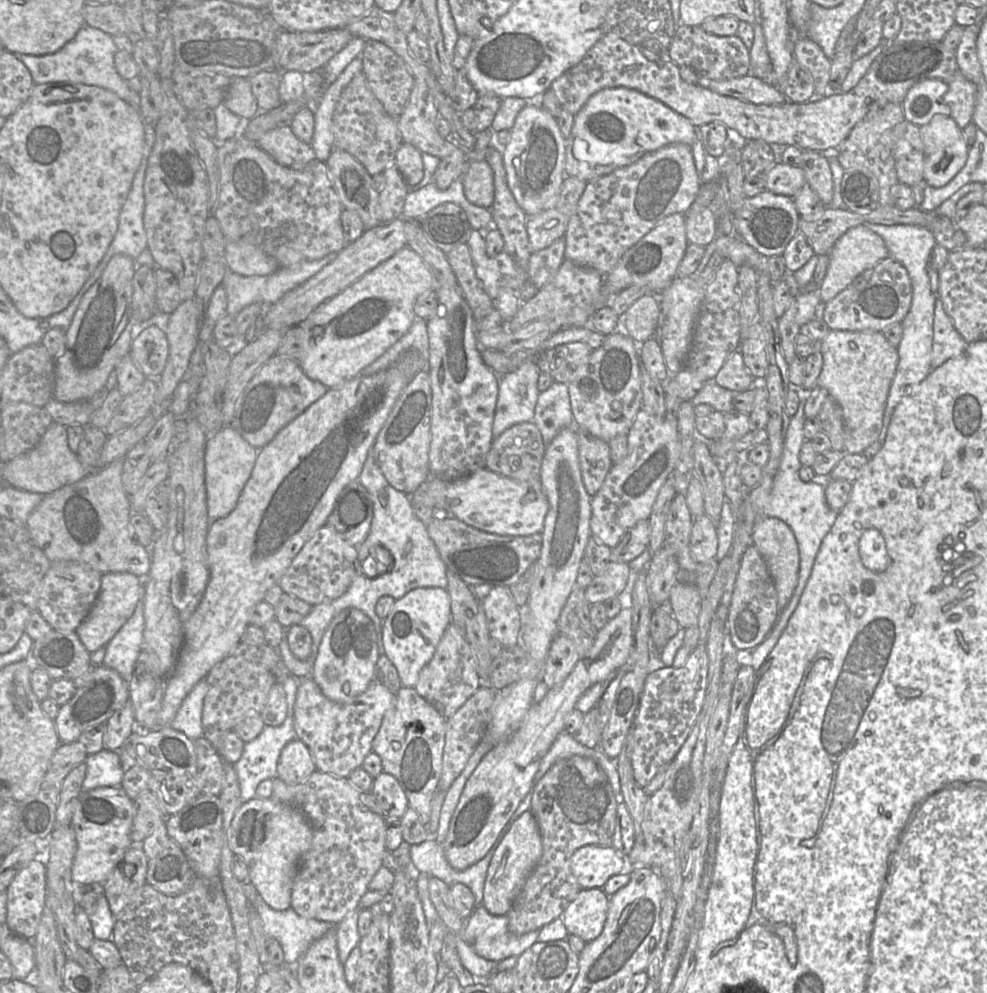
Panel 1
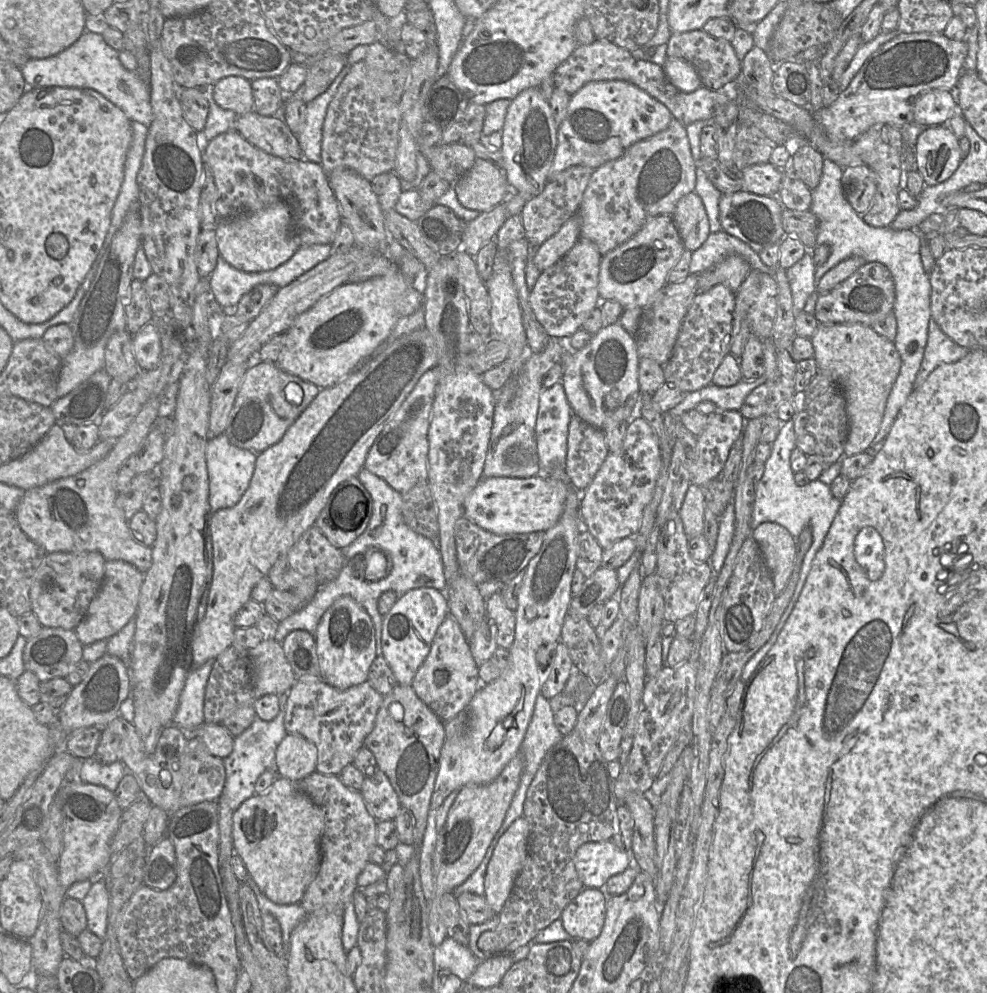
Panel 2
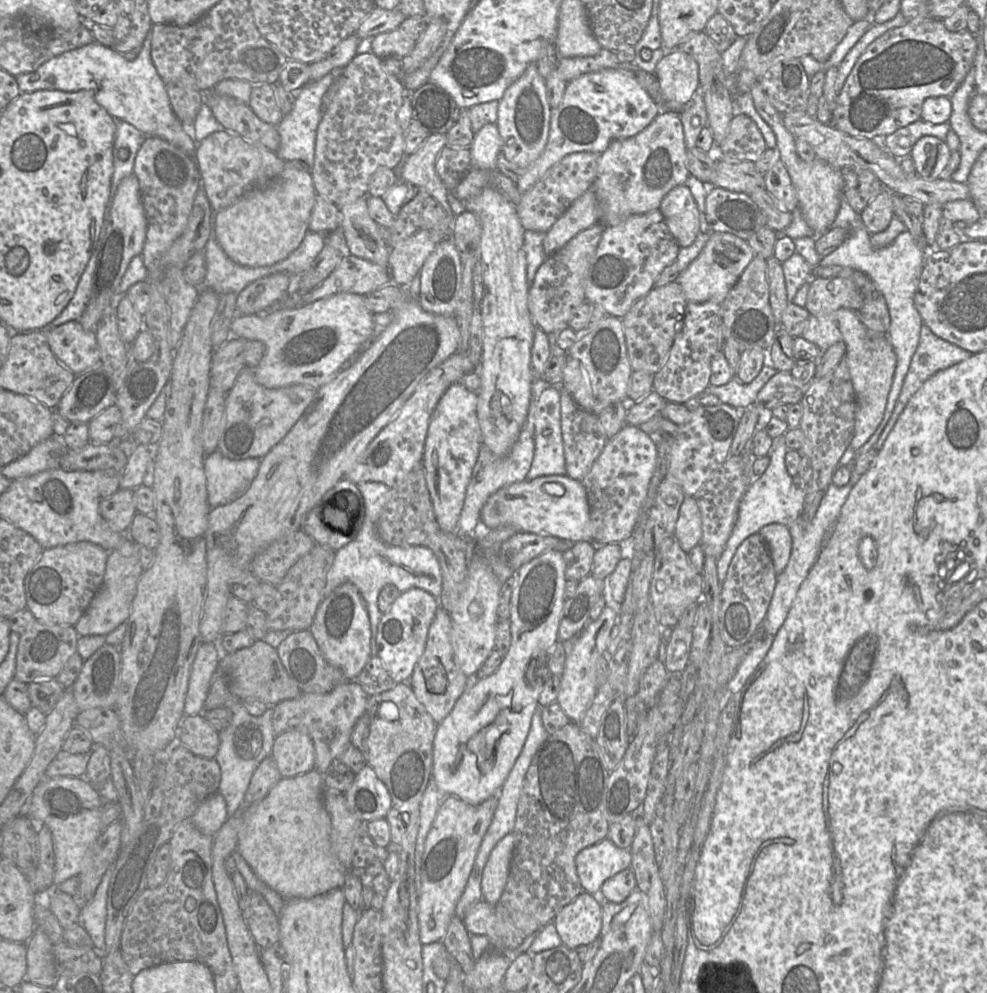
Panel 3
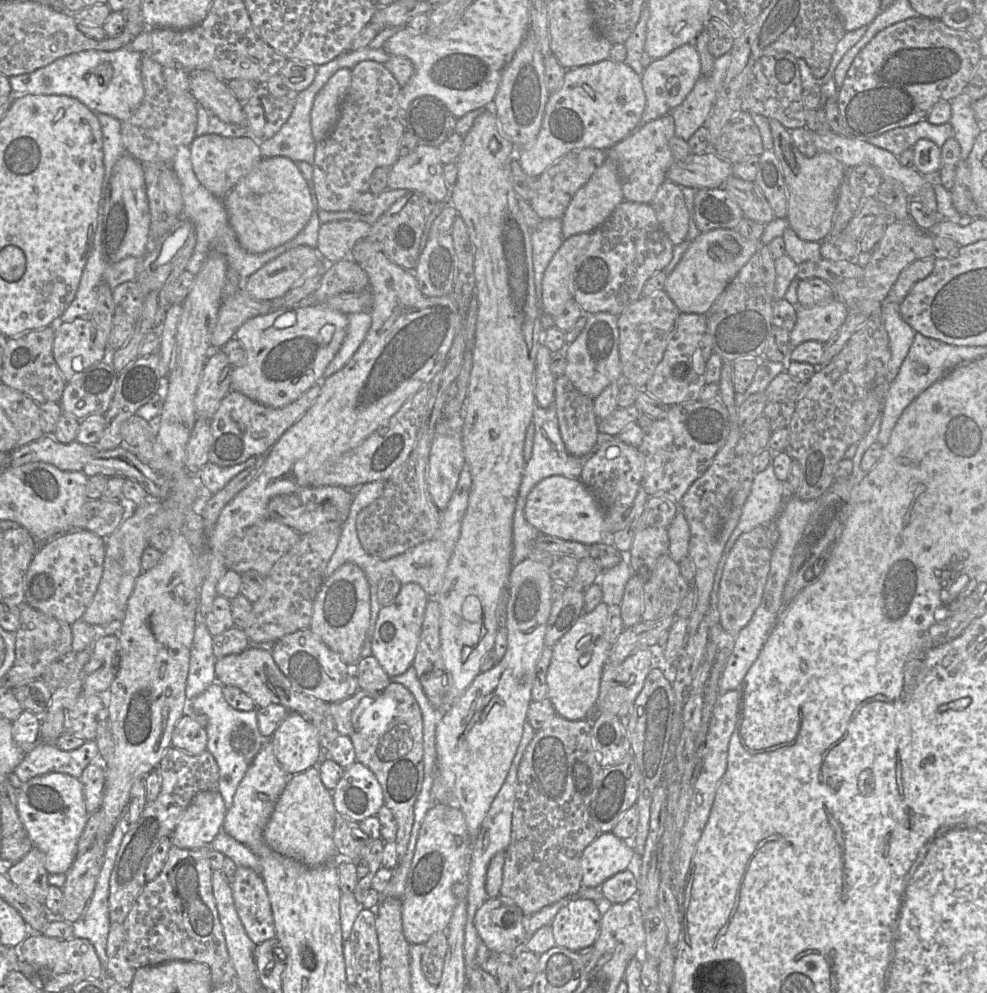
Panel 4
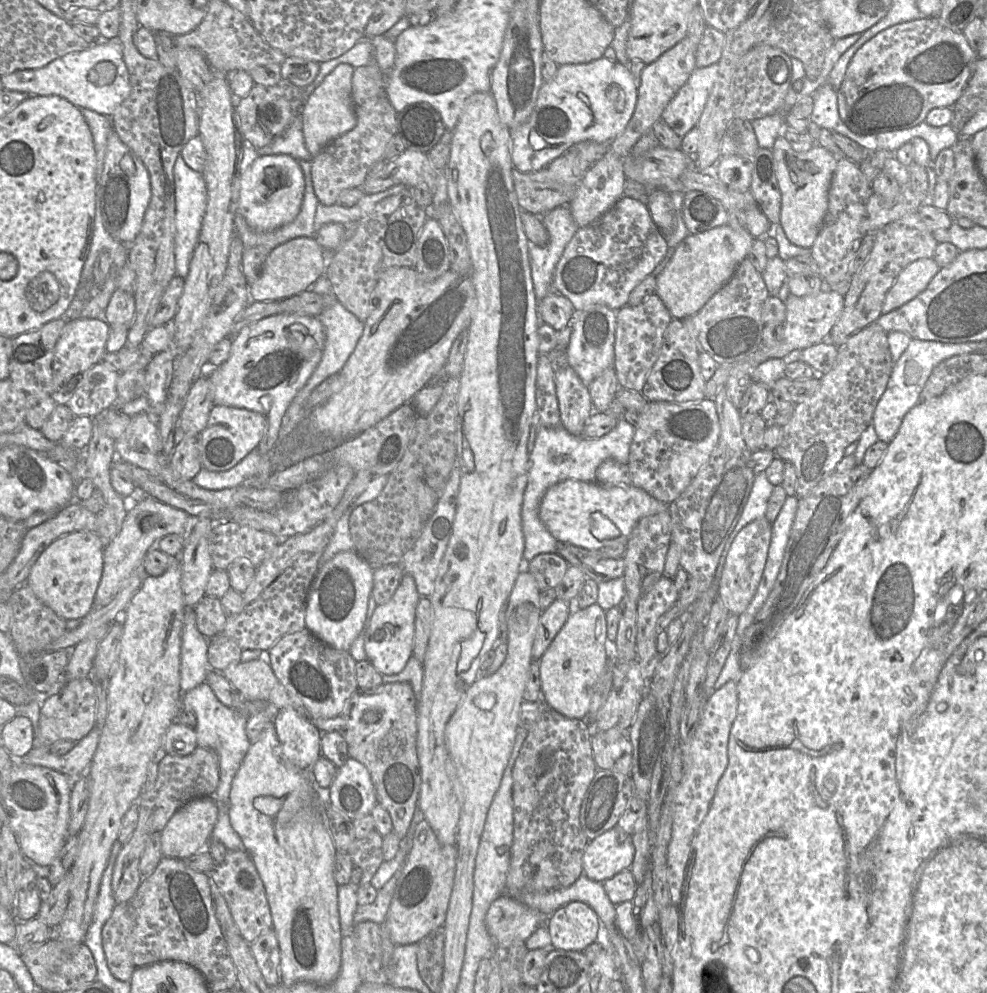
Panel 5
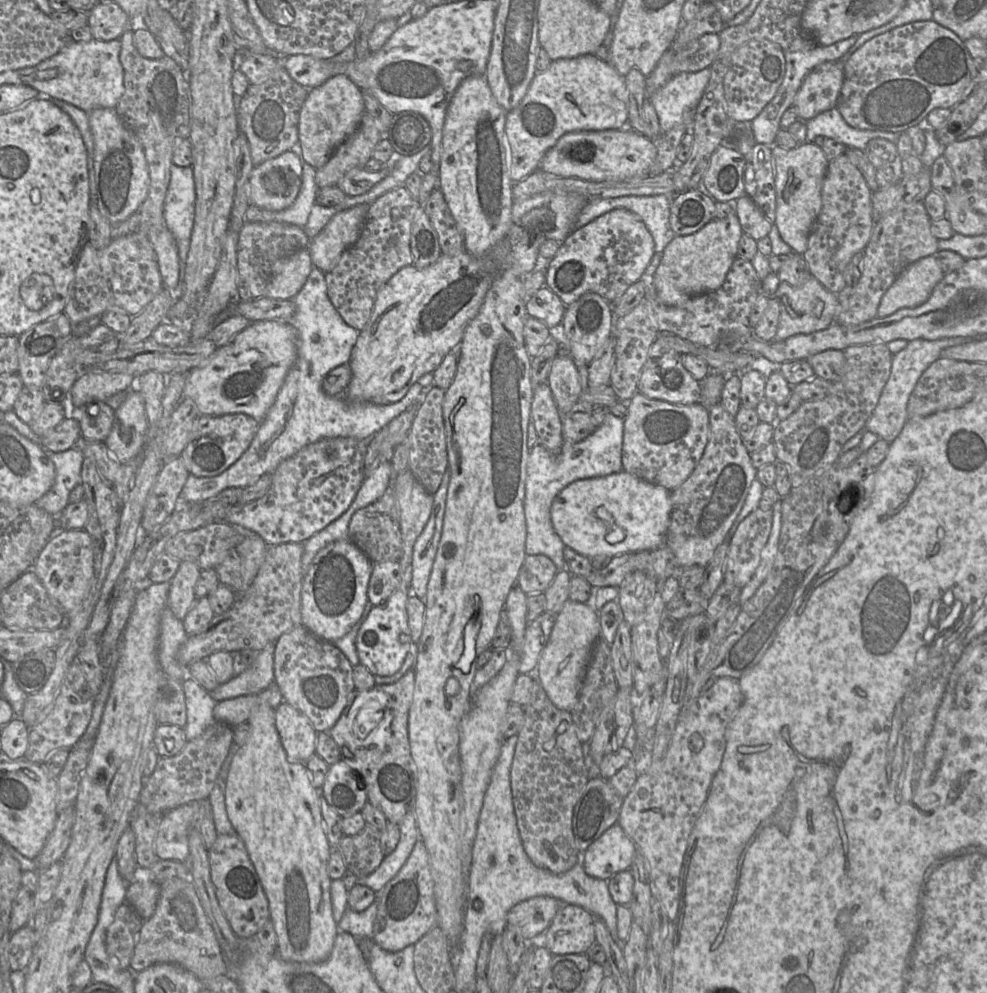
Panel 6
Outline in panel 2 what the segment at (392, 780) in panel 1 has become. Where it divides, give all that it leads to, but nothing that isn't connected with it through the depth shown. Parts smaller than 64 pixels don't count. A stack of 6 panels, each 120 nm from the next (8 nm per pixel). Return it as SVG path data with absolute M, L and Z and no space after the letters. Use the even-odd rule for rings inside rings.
M376 766L371 775L366 775L360 789L368 813L377 821L394 820L400 810L398 796L386 774Z

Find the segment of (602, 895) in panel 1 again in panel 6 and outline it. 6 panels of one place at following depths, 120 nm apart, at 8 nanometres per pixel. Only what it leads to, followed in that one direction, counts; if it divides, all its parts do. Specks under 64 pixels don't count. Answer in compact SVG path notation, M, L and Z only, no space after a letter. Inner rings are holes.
M562 905L547 928L544 946L553 955L587 953L596 943L594 918L580 906Z

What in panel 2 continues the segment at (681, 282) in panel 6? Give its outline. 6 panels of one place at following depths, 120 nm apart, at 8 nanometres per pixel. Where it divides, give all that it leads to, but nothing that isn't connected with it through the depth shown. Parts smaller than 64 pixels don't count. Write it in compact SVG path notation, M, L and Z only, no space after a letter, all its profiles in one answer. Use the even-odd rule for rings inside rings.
M729 256L717 265L698 274L698 293L722 284L736 292L751 271L749 263L741 256Z

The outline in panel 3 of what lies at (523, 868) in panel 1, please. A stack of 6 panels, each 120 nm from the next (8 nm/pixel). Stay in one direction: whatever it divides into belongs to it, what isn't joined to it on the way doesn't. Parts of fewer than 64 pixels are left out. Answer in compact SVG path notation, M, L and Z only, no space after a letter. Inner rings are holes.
M512 831L495 845L484 867L481 890L483 899L491 905L498 903L505 889L515 844L516 836Z

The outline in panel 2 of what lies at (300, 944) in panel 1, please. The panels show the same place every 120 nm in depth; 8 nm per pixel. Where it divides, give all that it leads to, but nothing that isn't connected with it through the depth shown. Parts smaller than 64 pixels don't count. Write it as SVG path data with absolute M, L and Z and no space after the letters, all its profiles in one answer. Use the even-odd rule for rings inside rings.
M249 873L246 883L254 892L261 913L269 913L279 922L283 943L283 954L281 955L284 955L287 960L290 949L291 933L294 928L307 917L308 912L300 903L280 905L272 902L260 891Z

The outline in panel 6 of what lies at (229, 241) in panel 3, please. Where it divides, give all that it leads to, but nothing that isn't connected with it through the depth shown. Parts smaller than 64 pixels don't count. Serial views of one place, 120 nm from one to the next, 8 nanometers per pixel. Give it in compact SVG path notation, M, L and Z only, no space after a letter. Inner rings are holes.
M286 151L253 168L249 176L249 204L271 211L284 210L295 201L301 184L301 159L294 151Z

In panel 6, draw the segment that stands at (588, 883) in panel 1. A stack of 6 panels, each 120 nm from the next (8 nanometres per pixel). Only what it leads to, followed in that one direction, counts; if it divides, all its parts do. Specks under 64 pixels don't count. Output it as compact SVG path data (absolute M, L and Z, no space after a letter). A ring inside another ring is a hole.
M616 823L586 849L582 866L587 875L608 881L617 873L630 870L636 853L635 844Z

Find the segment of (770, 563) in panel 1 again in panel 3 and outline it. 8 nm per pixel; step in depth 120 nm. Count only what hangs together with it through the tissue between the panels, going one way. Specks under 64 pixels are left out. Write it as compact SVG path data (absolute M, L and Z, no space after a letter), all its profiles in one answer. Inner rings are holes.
M771 523L762 527L758 533L768 546L778 576L784 571L790 559L792 551L790 531L784 524Z

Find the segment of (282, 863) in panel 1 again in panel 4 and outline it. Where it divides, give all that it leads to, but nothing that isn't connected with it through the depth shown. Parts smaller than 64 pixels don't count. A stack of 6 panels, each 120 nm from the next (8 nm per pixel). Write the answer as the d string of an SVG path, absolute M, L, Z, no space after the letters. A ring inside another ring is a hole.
M313 766L289 778L264 828L263 836L275 852L309 867L321 866L338 856L333 839L337 814L332 793L324 786L318 766Z

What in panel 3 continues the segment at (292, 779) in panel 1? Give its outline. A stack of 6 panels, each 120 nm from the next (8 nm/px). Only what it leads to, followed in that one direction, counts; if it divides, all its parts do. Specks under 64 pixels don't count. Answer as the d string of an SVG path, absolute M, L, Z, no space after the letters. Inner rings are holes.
M291 728L276 736L271 756L282 777L305 774L315 768L315 748L303 729Z

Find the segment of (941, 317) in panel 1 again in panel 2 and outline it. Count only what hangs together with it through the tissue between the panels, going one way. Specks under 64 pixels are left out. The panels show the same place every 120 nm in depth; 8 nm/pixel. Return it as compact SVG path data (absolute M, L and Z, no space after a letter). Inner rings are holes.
M930 318L928 324L928 340L914 388L920 387L930 373L938 366L957 362L965 357L969 351L949 338L935 320Z

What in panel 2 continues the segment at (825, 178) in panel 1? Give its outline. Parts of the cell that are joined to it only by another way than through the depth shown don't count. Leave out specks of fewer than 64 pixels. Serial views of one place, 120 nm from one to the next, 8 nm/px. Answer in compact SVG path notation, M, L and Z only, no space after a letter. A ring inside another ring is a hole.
M802 144L792 155L789 168L810 190L814 190L821 180L824 159L812 144Z

